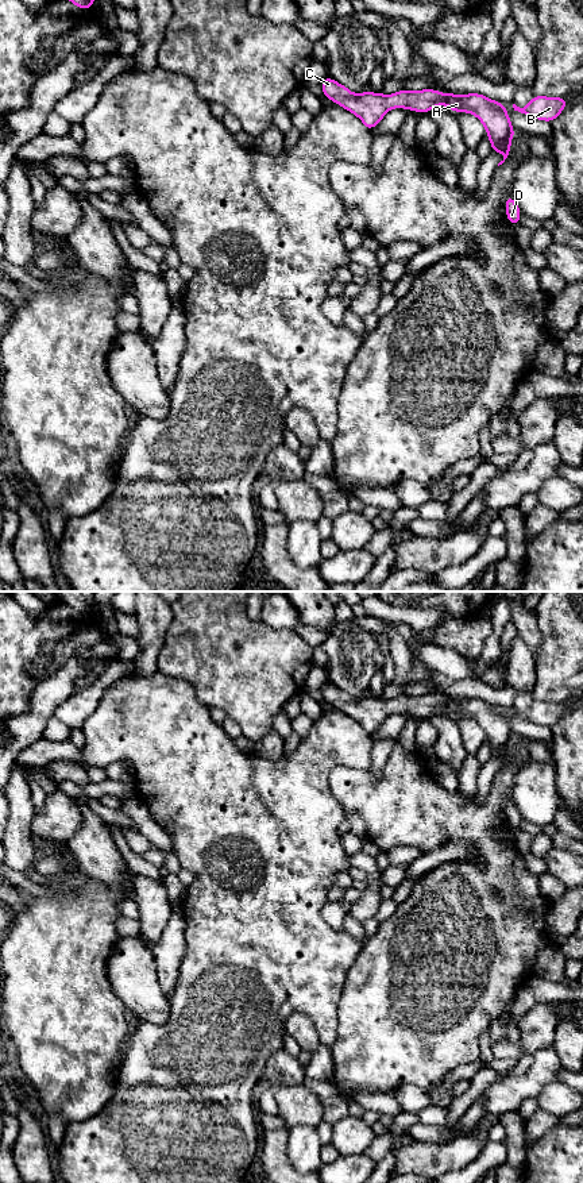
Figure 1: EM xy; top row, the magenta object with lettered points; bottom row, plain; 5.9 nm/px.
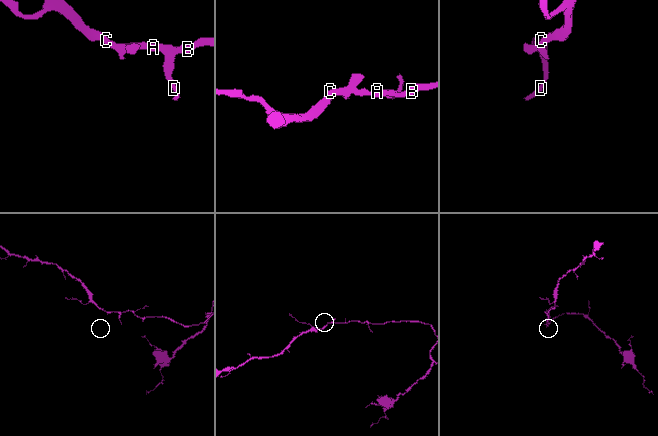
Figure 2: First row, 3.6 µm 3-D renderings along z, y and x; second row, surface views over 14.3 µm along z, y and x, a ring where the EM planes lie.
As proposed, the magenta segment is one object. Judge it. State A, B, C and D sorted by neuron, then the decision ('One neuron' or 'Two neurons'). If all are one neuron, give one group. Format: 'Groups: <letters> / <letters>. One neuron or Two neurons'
Groups: A B C D. One neuron

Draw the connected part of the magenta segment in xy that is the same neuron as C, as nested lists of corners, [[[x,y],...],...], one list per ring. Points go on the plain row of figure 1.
[[[331,682],[321,687],[323,700],[356,720],[367,735],[372,735],[391,713],[405,713],[426,718],[440,709],[449,714],[475,720],[486,732],[486,739],[491,748],[491,755],[503,759],[502,770],[507,763],[511,748],[516,743],[509,720],[505,717],[505,708],[494,706],[480,698],[444,700],[435,694],[398,695],[394,700],[363,697],[354,700]]]

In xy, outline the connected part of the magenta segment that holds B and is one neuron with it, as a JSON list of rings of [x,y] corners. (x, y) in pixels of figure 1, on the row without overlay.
[[[534,700],[532,706],[526,712],[520,713],[513,709],[513,713],[514,716],[518,716],[530,722],[551,728],[561,718],[565,710],[565,702],[545,702]]]

